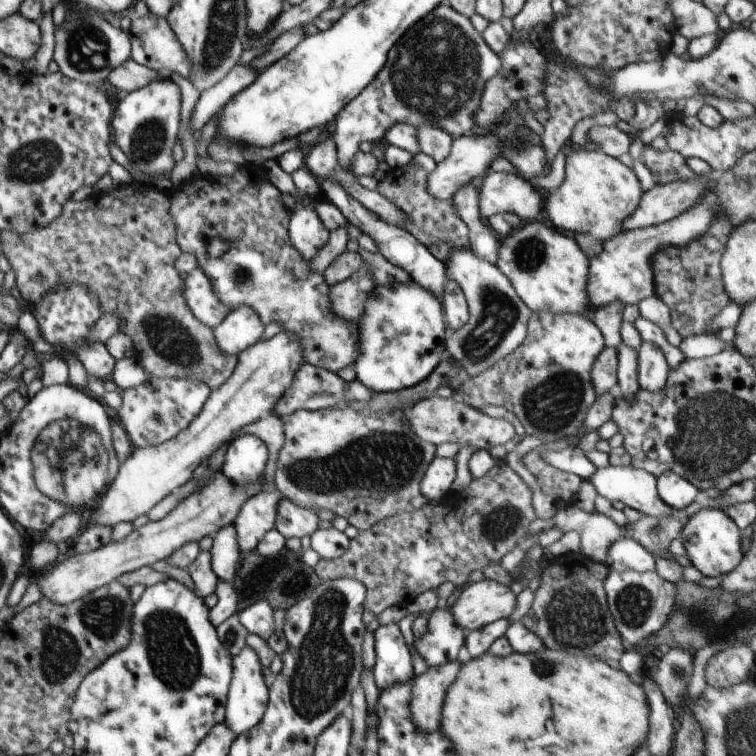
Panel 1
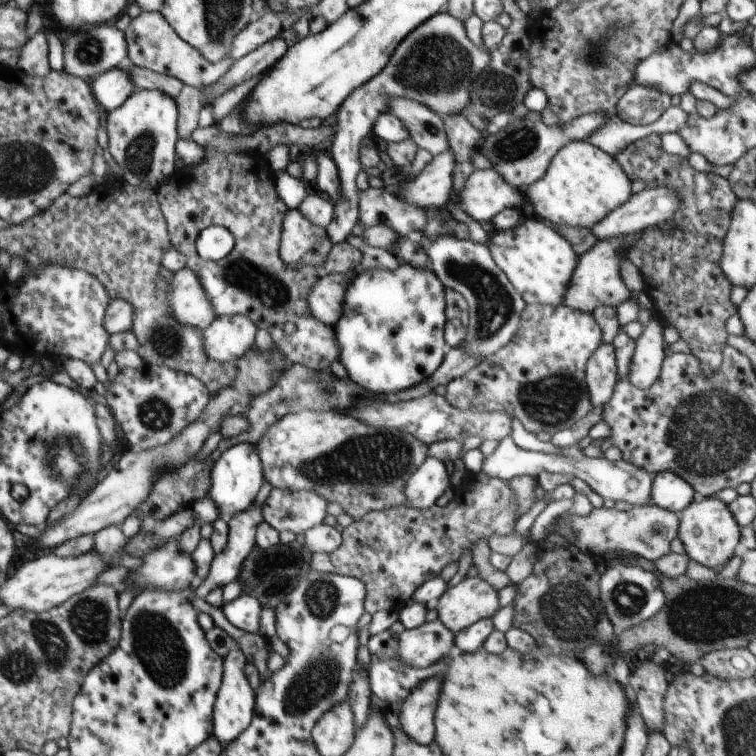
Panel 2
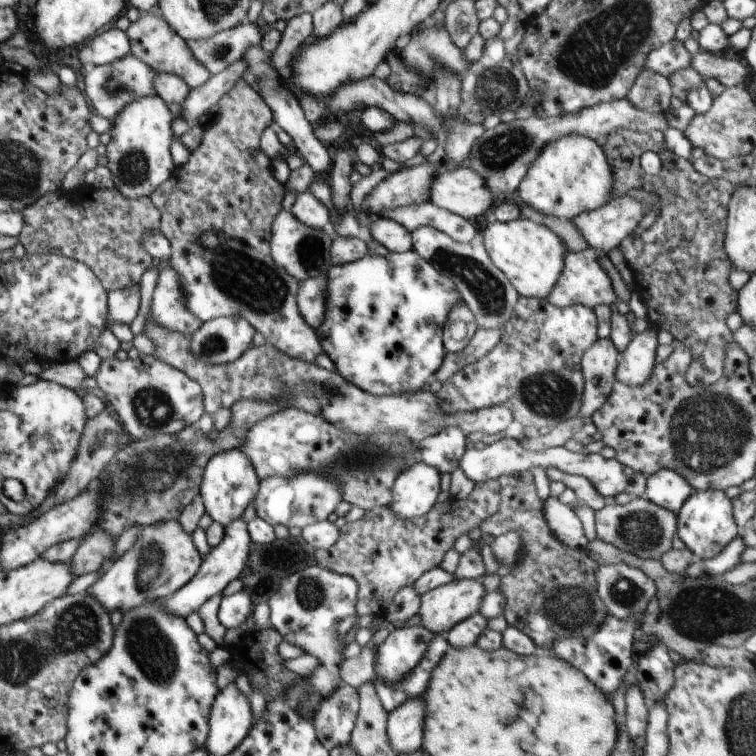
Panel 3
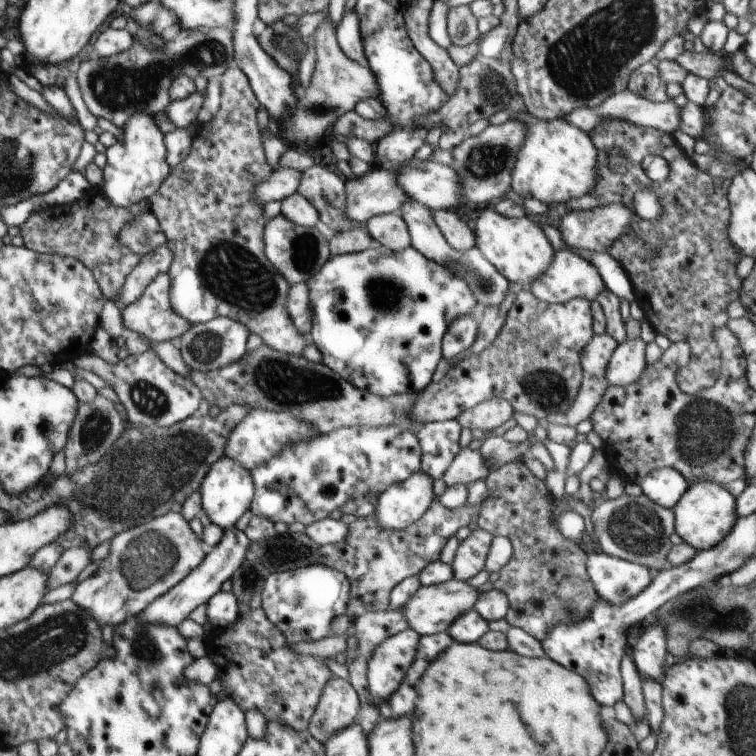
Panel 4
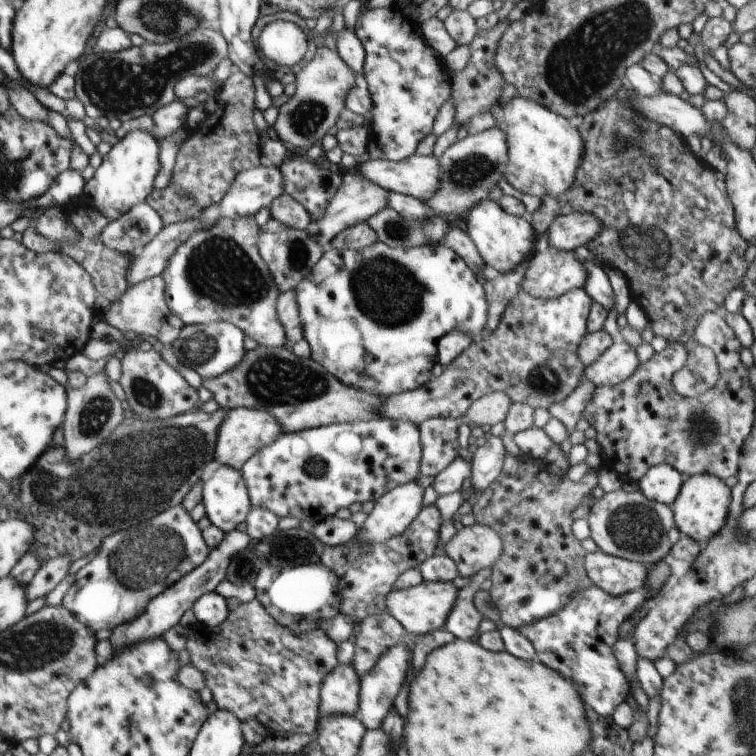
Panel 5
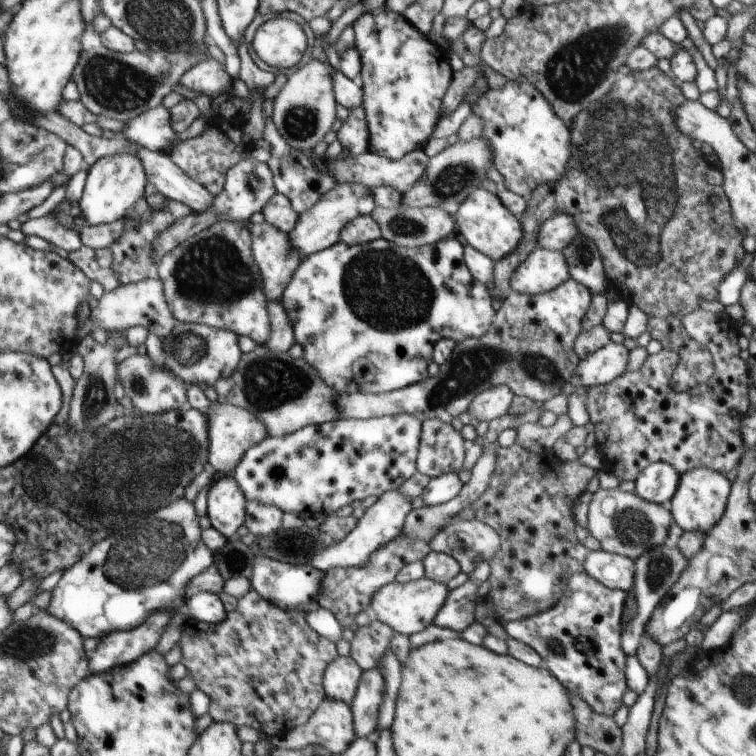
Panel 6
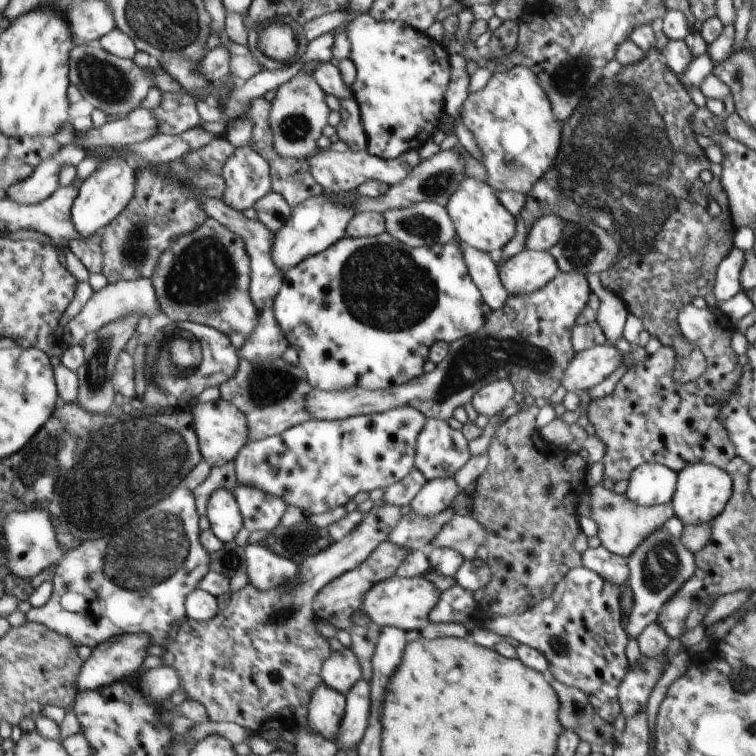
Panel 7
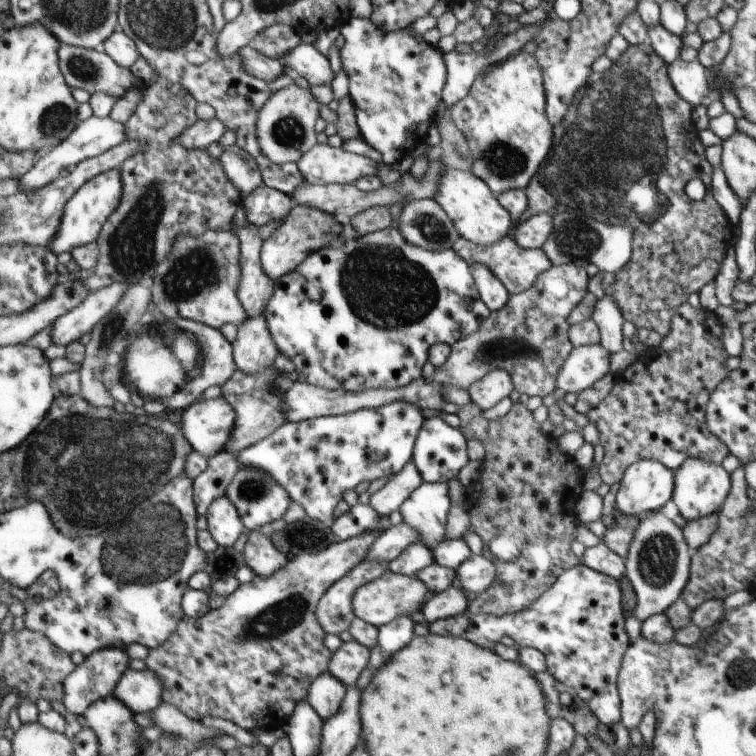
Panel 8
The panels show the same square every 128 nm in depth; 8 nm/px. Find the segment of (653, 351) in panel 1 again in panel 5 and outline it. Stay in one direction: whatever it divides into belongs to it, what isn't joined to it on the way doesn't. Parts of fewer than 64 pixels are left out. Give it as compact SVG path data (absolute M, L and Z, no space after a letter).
M625 341L614 343L596 358L594 364L585 366L583 378L594 386L615 386L630 378L639 366L636 351Z

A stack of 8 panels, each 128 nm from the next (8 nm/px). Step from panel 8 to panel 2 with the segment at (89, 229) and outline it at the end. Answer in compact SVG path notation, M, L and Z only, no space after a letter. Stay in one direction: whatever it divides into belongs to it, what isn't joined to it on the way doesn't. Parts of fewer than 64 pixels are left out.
M156 89L136 90L122 106L109 111L105 117L109 138L107 152L122 167L122 182L157 189L176 172L177 118L175 98Z

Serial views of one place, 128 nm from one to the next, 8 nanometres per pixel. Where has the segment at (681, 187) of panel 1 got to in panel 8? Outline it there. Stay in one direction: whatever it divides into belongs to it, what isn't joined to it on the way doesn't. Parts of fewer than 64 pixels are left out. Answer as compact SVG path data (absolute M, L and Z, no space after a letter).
M547 213L536 214L524 222L519 222L512 229L514 242L525 250L540 248L550 236L554 226L553 216Z

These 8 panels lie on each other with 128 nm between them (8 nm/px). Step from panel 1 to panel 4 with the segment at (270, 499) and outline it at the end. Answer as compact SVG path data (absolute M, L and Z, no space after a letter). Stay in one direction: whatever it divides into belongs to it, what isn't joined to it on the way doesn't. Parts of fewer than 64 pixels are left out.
M230 527L224 530L220 542L212 547L212 551L205 556L205 559L188 573L188 576L173 586L162 596L155 598L140 614L141 621L149 623L162 623L177 627L188 614L200 604L207 602L217 592L221 591L221 586L231 578L233 572L241 567L246 559L246 553L251 540L246 536L245 531L240 531L237 527Z

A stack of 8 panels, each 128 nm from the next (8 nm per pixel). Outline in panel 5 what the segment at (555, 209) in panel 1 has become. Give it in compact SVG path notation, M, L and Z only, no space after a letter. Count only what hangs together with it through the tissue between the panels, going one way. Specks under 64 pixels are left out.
M515 96L508 102L499 100L492 104L492 108L488 112L496 120L495 127L504 132L504 136L506 136L508 164L506 164L504 176L508 183L521 193L538 198L544 194L558 196L566 193L576 180L574 176L576 176L576 170L578 170L578 166L582 162L582 154L584 154L584 140L582 140L578 128L574 128L568 119L551 112L546 106L542 106L530 98L522 98L522 96Z

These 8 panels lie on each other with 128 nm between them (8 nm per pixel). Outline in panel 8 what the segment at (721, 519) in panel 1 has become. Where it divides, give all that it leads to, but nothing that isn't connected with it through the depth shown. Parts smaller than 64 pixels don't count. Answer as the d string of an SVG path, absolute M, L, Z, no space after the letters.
M686 458L680 468L674 471L674 493L671 500L686 521L694 521L719 511L730 490L731 475L721 465L700 458Z

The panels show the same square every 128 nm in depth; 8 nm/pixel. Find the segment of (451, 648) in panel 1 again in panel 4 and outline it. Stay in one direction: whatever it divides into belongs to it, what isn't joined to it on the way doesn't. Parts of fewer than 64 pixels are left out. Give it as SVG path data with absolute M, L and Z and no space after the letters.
M406 629L389 636L373 650L367 664L368 690L379 706L400 686L417 656L421 635Z

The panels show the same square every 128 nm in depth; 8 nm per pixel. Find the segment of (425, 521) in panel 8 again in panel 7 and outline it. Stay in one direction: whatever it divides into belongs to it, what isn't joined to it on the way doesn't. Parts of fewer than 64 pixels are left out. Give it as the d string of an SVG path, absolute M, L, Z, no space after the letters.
M453 478L427 481L410 502L411 513L418 516L436 516L450 507L452 500L461 492Z

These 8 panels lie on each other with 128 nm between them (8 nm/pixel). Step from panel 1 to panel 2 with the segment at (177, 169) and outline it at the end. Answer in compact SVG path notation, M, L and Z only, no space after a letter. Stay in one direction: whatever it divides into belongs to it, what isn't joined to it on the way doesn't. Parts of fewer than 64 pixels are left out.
M183 85L175 101L178 111L178 139L192 140L192 133L198 128L200 110L206 104L203 100L203 90L190 85Z

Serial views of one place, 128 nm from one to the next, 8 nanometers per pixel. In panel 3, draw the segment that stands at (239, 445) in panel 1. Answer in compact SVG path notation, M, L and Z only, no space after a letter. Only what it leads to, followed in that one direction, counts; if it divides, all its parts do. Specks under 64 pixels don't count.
M230 449L213 456L204 469L199 497L212 520L227 527L233 520L240 519L248 504L253 502L259 491L261 479L256 474L253 462L240 449Z

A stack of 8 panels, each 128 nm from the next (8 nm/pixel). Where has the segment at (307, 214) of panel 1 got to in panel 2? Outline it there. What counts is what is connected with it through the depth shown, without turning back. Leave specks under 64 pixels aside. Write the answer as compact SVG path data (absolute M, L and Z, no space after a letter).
M288 209L281 232L280 258L287 264L313 266L320 278L325 275L323 264L333 247L326 229L316 226L300 209Z

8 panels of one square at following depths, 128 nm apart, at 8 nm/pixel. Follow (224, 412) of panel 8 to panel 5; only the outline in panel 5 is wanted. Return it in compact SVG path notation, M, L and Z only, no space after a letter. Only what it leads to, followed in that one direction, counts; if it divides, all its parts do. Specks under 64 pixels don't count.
M245 407L228 409L224 422L218 428L213 458L224 466L230 466L235 470L241 471L244 462L248 458L252 458L258 450L262 450L262 448L272 444L282 434L280 424L276 422L276 418L270 412Z

